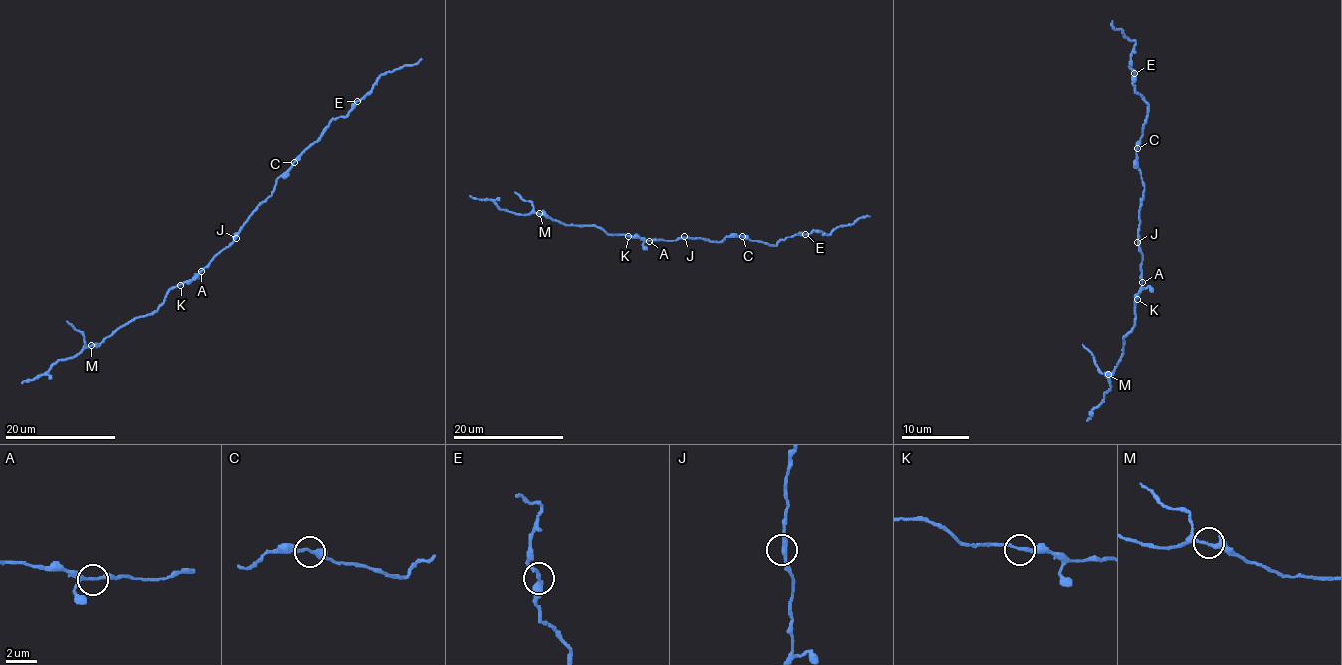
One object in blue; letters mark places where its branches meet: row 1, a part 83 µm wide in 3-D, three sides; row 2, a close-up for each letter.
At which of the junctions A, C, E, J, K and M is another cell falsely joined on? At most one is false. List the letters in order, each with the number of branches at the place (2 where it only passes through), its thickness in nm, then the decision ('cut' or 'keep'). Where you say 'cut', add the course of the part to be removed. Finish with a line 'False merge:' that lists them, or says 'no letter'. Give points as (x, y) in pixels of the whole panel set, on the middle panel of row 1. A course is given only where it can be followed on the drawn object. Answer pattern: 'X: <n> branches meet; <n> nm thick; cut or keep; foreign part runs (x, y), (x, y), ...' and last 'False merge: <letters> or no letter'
A: 2 branches meet; 170 nm thick; keep
C: 2 branches meet; 260 nm thick; keep
E: 2 branches meet; 280 nm thick; keep
J: 2 branches meet; 360 nm thick; keep
K: 2 branches meet; 180 nm thick; keep
M: 2 branches meet; 260 nm thick; keep
False merge: no letter

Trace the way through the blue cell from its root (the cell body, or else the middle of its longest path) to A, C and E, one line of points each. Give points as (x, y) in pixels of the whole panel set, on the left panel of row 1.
A: (233, 236), (233, 241), (201, 271)
C: (233, 236), (272, 194), (276, 181), (294, 162)
E: (233, 236), (272, 194), (276, 181), (318, 138), (328, 123), (345, 116), (357, 101)

